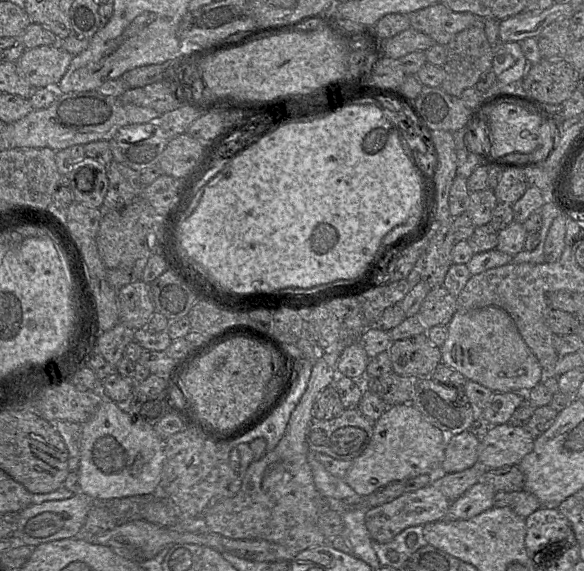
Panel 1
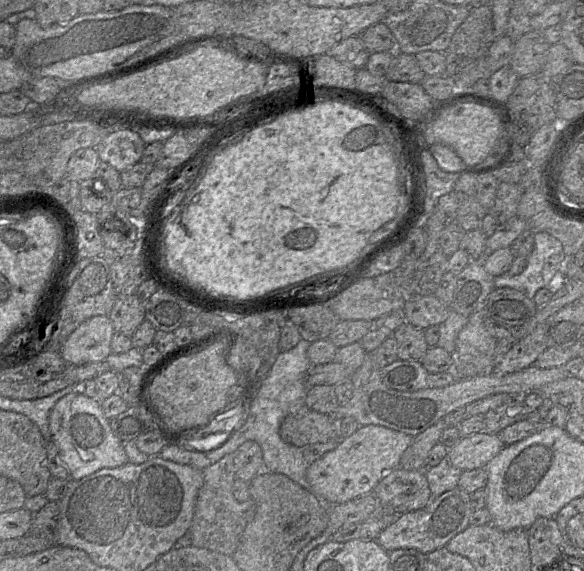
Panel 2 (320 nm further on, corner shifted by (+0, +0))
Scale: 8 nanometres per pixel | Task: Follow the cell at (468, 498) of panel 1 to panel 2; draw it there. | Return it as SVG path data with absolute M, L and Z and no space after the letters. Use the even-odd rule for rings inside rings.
M456 487L439 497L433 497L422 509L398 515L397 520L386 527L376 540L389 553L398 549L416 549L423 554L429 554L445 547L455 535L464 531L470 525L473 512L470 494Z

